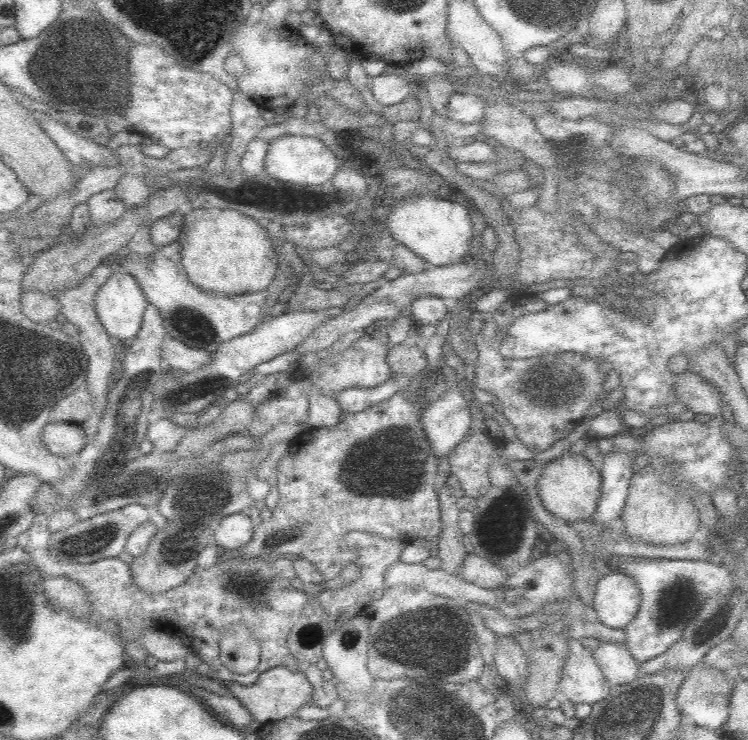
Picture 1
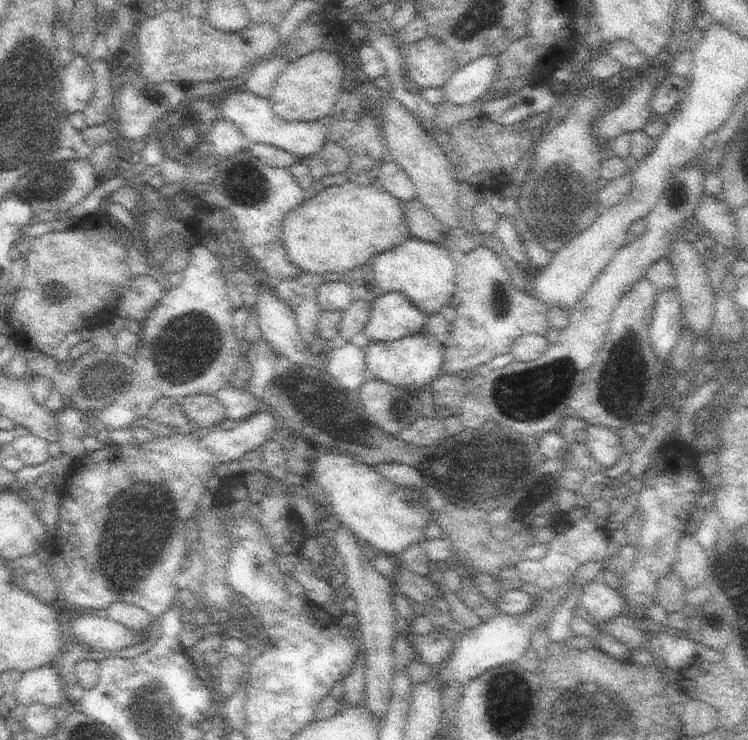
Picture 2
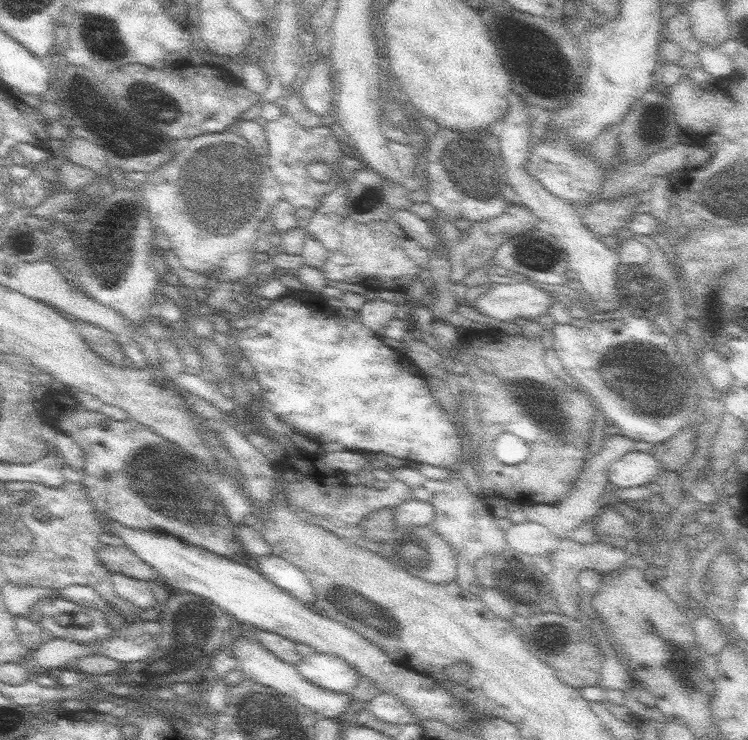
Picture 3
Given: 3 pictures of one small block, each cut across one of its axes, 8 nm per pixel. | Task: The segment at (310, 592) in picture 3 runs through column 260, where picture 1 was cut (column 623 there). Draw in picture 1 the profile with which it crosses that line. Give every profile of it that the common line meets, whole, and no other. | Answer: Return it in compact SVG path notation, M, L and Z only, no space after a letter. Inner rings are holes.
M628 560L620 562L614 568L624 570L634 584L638 584L642 592L642 606L628 624L626 630L626 644L636 658L638 664L644 664L672 648L682 638L684 628L688 622L698 614L698 608L718 592L730 594L732 592L732 576L730 568L720 566L718 562L698 562L698 560Z

